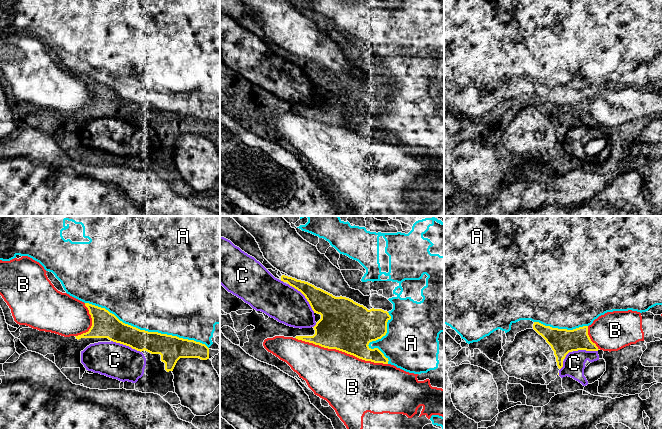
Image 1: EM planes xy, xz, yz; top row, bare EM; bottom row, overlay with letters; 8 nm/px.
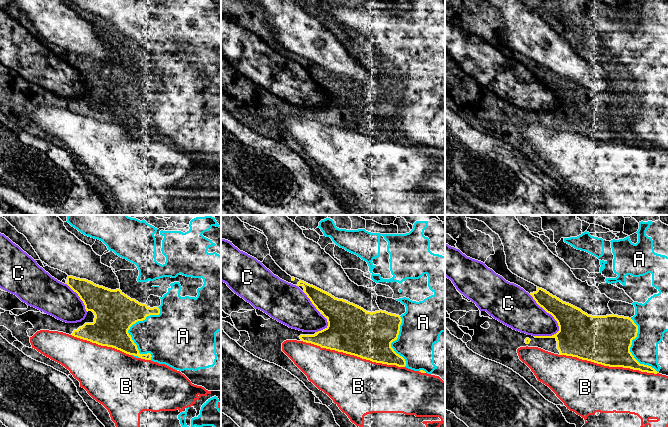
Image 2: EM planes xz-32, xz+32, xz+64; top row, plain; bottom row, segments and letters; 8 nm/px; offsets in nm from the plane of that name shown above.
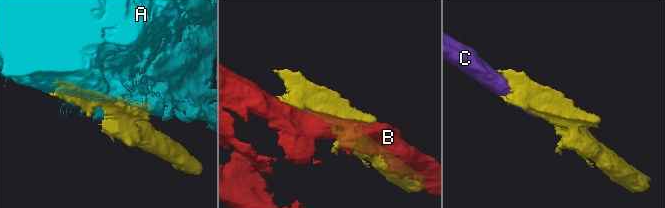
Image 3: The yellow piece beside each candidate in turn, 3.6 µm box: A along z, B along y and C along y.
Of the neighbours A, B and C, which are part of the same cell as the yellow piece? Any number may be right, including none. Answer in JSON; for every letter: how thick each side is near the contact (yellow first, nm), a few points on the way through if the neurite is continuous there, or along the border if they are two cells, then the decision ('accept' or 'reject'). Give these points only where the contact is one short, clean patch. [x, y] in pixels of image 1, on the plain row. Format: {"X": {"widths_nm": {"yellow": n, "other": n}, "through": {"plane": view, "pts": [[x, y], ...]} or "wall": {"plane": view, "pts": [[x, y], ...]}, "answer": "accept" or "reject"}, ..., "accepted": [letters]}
{"A": {"widths_nm": {"yellow": 200, "other": 500}, "answer": "reject"}, "B": {"widths_nm": {"yellow": 400, "other": 420}, "answer": "reject"}, "C": {"widths_nm": {"yellow": 200, "other": 300}, "answer": "accept"}, "accepted": ["C"]}

